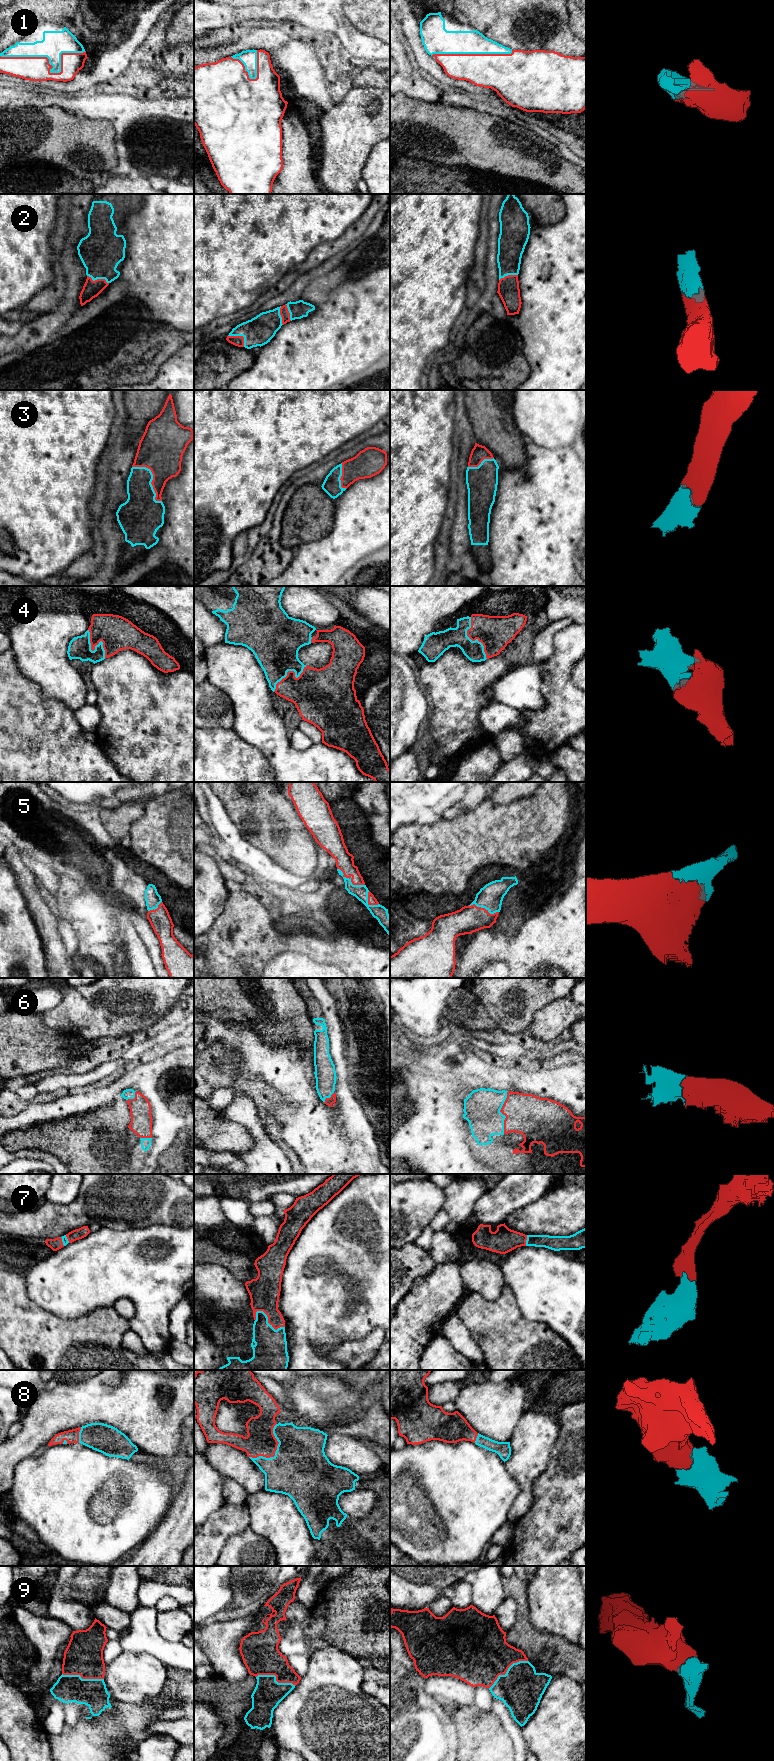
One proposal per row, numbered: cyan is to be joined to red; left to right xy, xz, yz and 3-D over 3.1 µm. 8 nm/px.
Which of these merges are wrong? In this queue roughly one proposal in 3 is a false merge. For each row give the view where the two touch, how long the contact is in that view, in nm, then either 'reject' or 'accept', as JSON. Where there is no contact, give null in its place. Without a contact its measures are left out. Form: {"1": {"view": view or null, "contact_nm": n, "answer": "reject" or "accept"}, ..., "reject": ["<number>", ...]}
{"1": {"view": "xy", "contact_nm": 700, "answer": "accept"}, "2": {"view": "xz", "contact_nm": 160, "answer": "accept"}, "3": {"view": "xy", "contact_nm": 380, "answer": "accept"}, "4": {"view": "xy", "contact_nm": 280, "answer": "accept"}, "5": {"view": "xz", "contact_nm": 260, "answer": "accept"}, "6": {"view": "yz", "contact_nm": 340, "answer": "accept"}, "7": {"view": "xz", "contact_nm": 260, "answer": "accept"}, "8": {"view": "xz", "contact_nm": 340, "answer": "accept"}, "9": {"view": "yz", "contact_nm": 400, "answer": "accept"}, "reject": []}

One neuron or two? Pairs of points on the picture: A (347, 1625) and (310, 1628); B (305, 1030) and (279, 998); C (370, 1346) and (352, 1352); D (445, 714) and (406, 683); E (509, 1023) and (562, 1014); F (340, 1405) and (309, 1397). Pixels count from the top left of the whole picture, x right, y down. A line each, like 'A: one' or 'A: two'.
A: two
B: one
C: one
D: two
E: two
F: one

